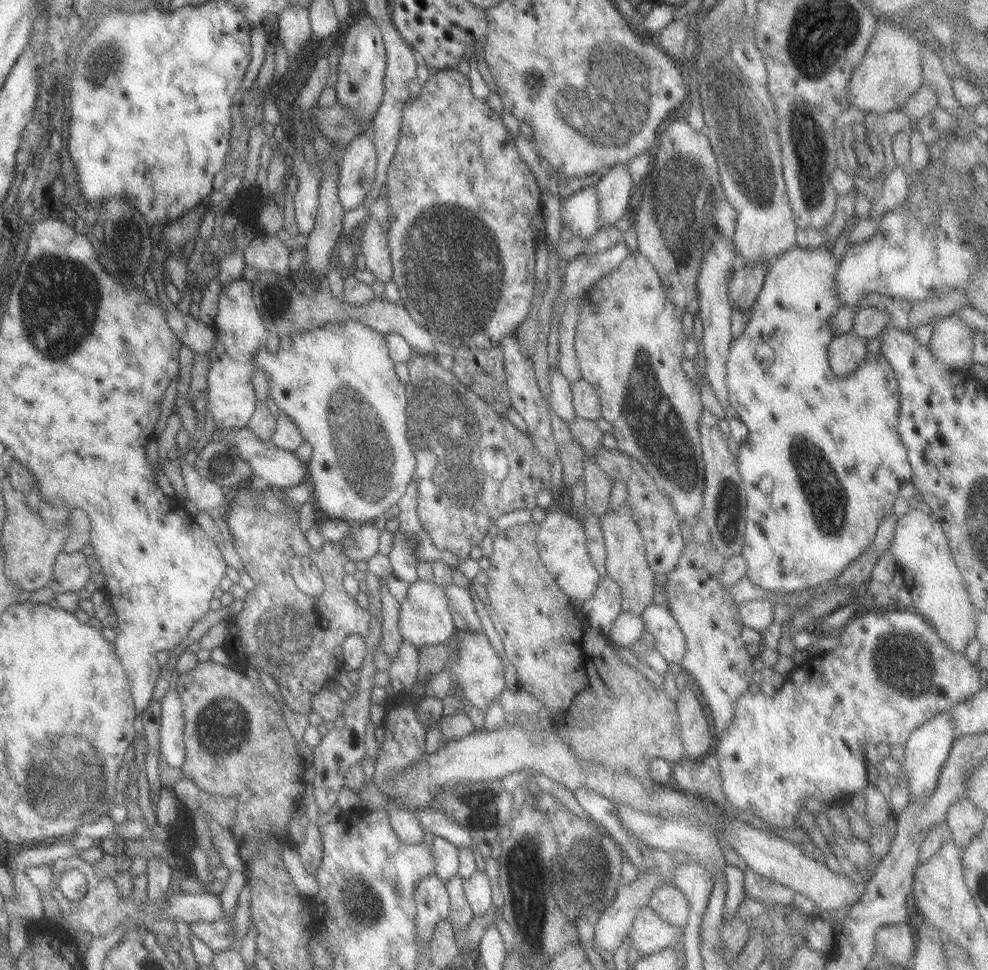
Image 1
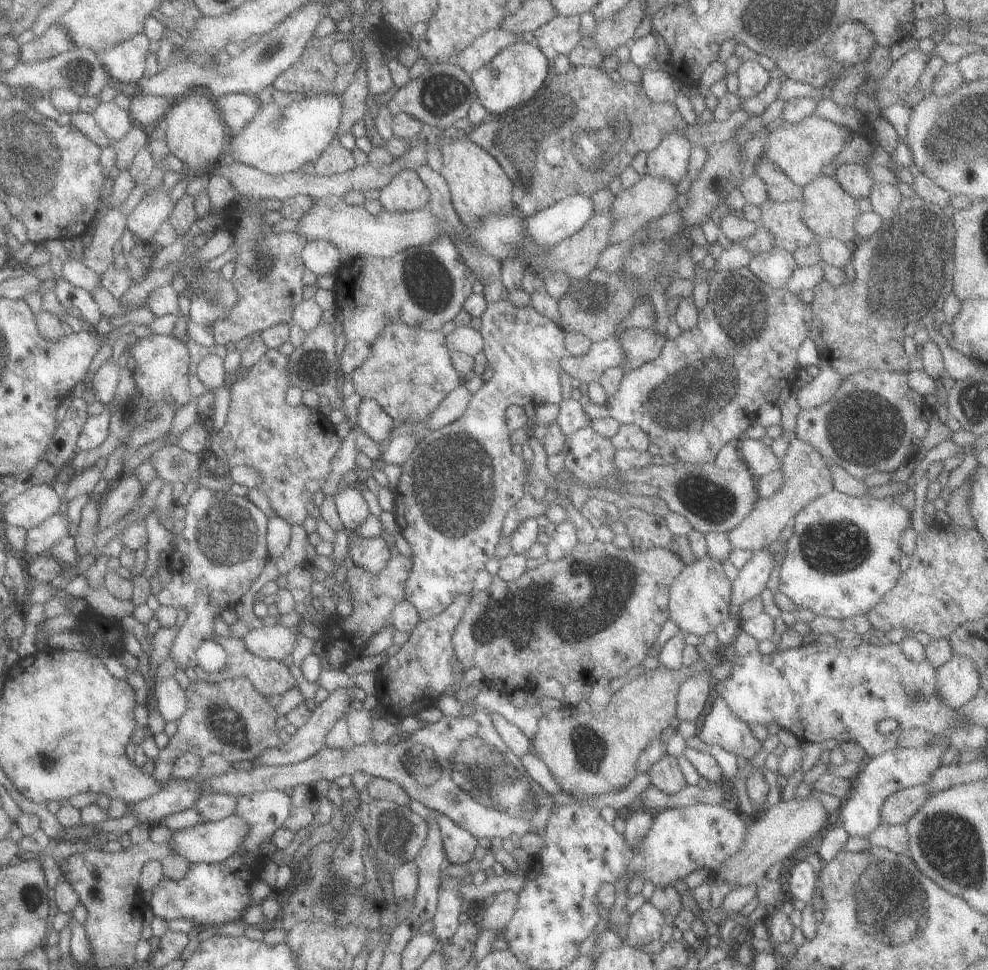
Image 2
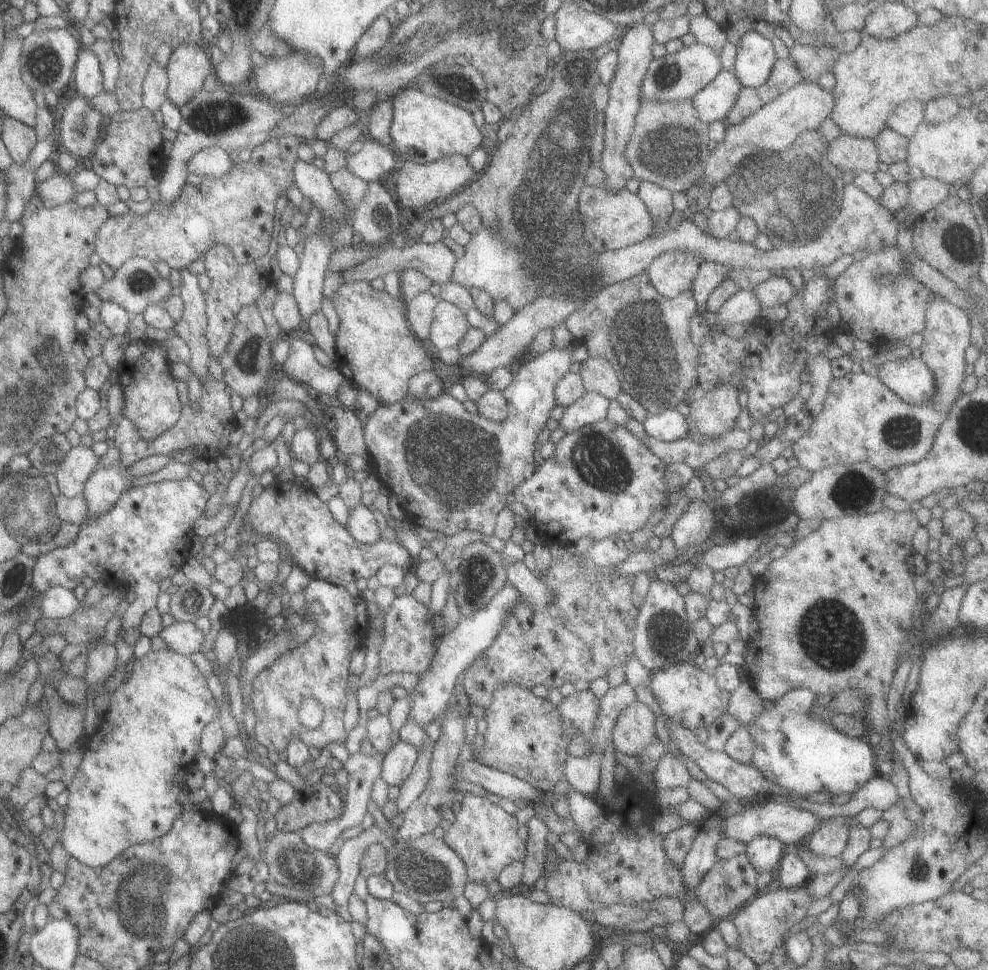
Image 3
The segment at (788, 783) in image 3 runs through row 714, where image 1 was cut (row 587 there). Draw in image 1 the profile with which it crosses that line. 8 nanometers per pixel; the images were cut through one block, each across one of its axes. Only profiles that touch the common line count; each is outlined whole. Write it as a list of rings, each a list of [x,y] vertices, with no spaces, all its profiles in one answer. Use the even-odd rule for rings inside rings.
[[[795,245],[787,252],[778,254],[769,260],[766,263],[762,287],[749,308],[742,335],[732,338],[728,350],[725,379],[727,402],[731,409],[738,414],[737,419],[743,423],[743,426],[747,427],[747,439],[738,446],[734,462],[745,495],[745,508],[742,512],[744,536],[740,555],[745,561],[746,571],[744,575],[753,584],[765,590],[768,597],[776,599],[783,594],[796,596],[799,592],[805,592],[807,588],[819,590],[829,587],[834,578],[844,568],[847,568],[862,551],[865,551],[865,548],[869,547],[880,520],[892,514],[892,504],[899,497],[899,487],[905,482],[910,482],[911,477],[910,467],[906,460],[906,450],[901,444],[901,438],[899,438],[896,430],[899,398],[896,376],[889,363],[879,352],[867,354],[863,360],[860,360],[860,363],[857,363],[853,372],[840,377],[828,365],[826,350],[829,341],[833,338],[830,334],[829,319],[840,308],[834,283],[837,267],[838,264],[825,246],[801,248]],[[831,478],[835,478],[843,490],[837,490],[837,486],[833,490]]]

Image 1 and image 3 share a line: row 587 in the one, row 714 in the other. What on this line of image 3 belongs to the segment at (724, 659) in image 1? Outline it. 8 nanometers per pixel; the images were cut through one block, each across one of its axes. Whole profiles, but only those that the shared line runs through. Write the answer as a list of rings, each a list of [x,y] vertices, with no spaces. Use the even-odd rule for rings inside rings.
[[[692,661],[670,664],[650,672],[648,687],[656,701],[656,712],[692,732],[708,727],[713,720],[727,713],[730,693],[719,690],[715,678],[692,663]]]

